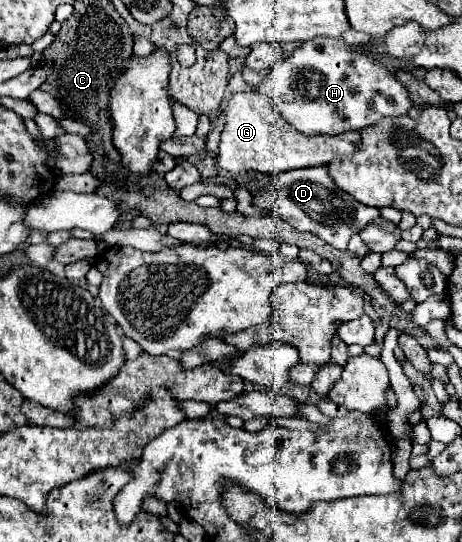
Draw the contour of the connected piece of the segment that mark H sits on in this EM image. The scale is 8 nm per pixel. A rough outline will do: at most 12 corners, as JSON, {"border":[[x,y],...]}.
{"border":[[314,38],[258,92],[306,136],[414,106],[394,72]]}

